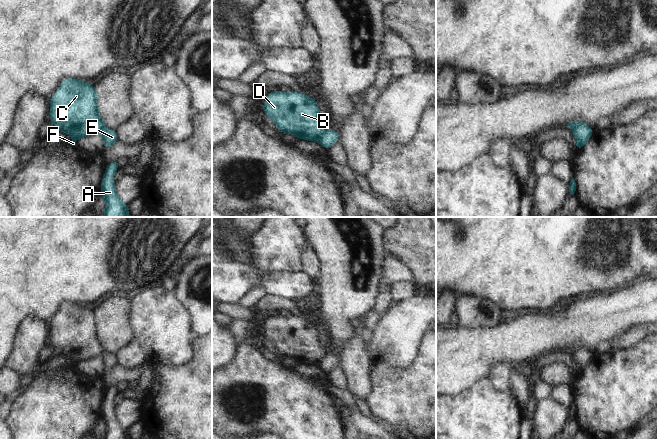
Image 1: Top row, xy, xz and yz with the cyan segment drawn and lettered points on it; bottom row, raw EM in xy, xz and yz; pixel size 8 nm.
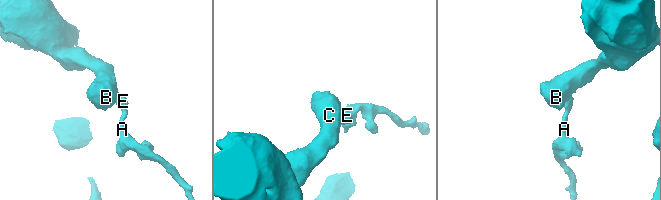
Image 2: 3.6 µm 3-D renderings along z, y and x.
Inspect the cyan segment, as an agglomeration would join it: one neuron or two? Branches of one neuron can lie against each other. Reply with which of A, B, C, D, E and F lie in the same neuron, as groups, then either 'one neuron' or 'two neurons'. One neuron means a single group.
A E / B C D F | two neurons

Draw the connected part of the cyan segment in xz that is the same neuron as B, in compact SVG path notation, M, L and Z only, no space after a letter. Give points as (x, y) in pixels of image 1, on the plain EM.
M280 315L270 316L264 325L265 338L277 349L277 354L295 359L298 363L320 366L322 360L329 353L321 345L317 324L308 319L295 315L282 317Z

